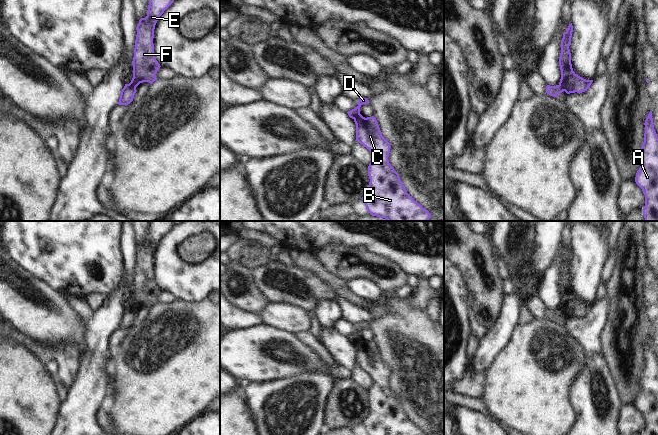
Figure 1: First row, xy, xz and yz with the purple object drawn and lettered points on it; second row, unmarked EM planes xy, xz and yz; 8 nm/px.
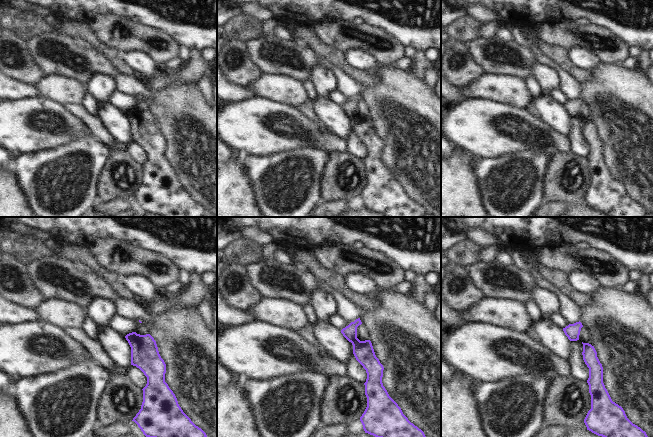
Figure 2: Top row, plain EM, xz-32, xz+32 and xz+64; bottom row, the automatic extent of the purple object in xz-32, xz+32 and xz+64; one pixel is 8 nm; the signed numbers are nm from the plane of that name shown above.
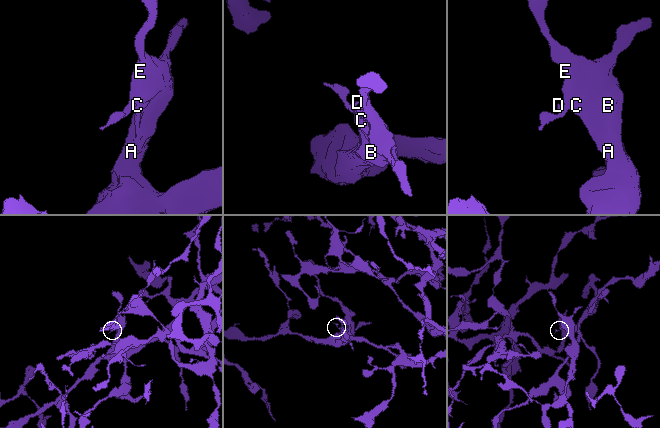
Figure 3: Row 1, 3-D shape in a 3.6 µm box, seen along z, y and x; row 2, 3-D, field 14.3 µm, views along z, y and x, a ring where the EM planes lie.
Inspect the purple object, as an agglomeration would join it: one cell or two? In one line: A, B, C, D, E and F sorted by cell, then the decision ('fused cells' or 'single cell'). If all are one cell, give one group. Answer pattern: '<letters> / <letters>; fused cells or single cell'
A B C E F / D; fused cells

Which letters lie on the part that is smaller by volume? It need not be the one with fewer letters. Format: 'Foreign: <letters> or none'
Foreign: D

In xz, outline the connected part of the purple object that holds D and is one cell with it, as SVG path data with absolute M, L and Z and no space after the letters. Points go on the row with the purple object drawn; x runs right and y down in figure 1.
M361 98L358 100L358 106L350 111L348 111L348 115L350 118L354 119L356 116L358 116L360 114L360 107L363 104L369 104L369 100L366 98Z

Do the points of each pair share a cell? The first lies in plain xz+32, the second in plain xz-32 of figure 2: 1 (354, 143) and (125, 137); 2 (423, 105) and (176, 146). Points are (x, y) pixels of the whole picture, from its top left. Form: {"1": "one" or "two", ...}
{"1": "two", "2": "one"}

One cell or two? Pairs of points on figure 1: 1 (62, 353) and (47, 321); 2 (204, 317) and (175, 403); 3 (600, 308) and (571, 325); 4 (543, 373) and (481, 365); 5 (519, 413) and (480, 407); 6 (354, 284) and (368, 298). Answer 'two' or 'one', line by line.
1: two
2: one
3: one
4: two
5: two
6: one

